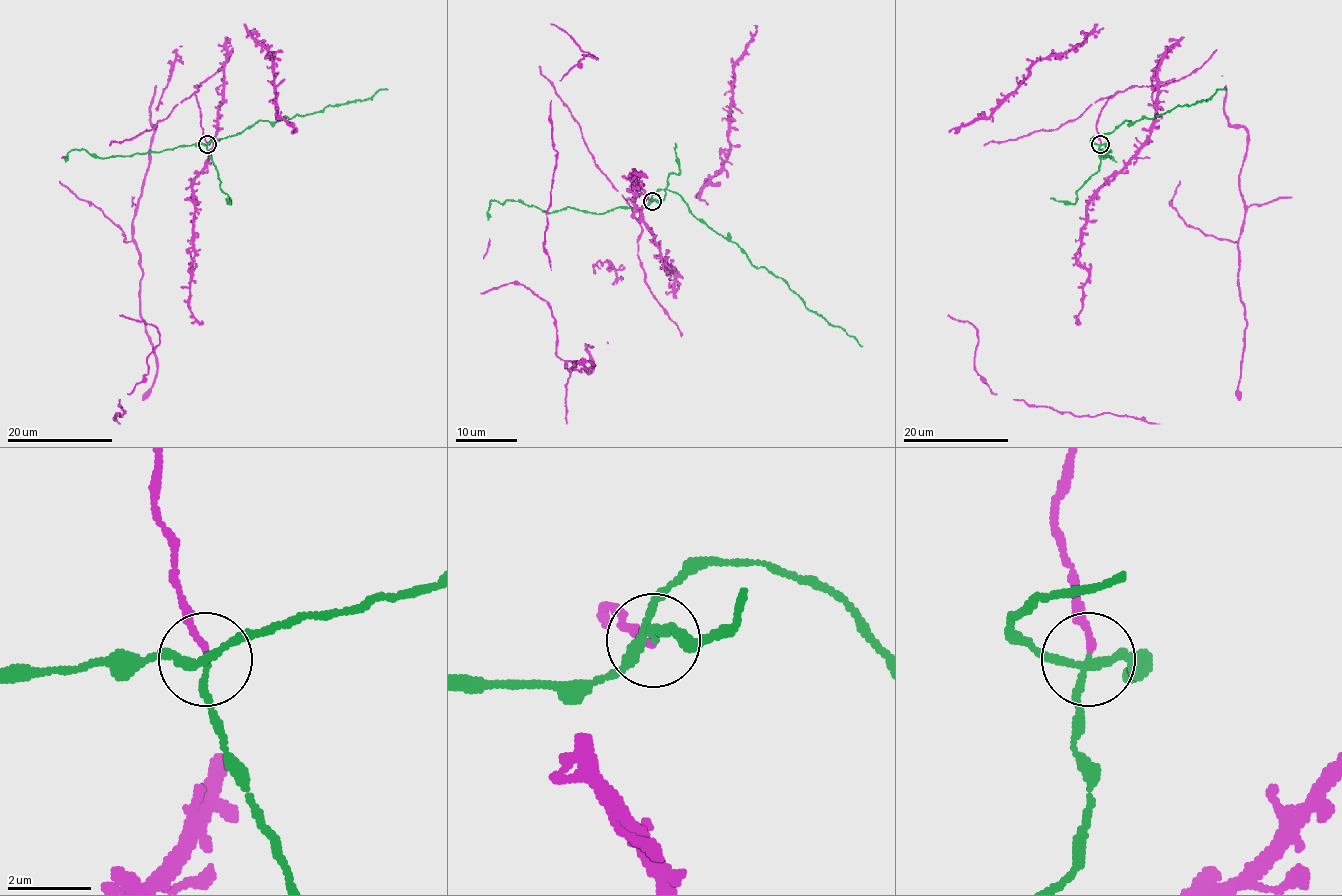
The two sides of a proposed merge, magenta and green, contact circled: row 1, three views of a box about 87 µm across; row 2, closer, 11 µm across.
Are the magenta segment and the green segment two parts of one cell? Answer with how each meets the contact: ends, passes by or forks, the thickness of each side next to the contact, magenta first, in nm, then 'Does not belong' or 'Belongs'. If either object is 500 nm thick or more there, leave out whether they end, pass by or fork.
At the ring magenta ends. At the ring green forks. Thickness 150 nm (magenta) against 150 nm. Belongs

